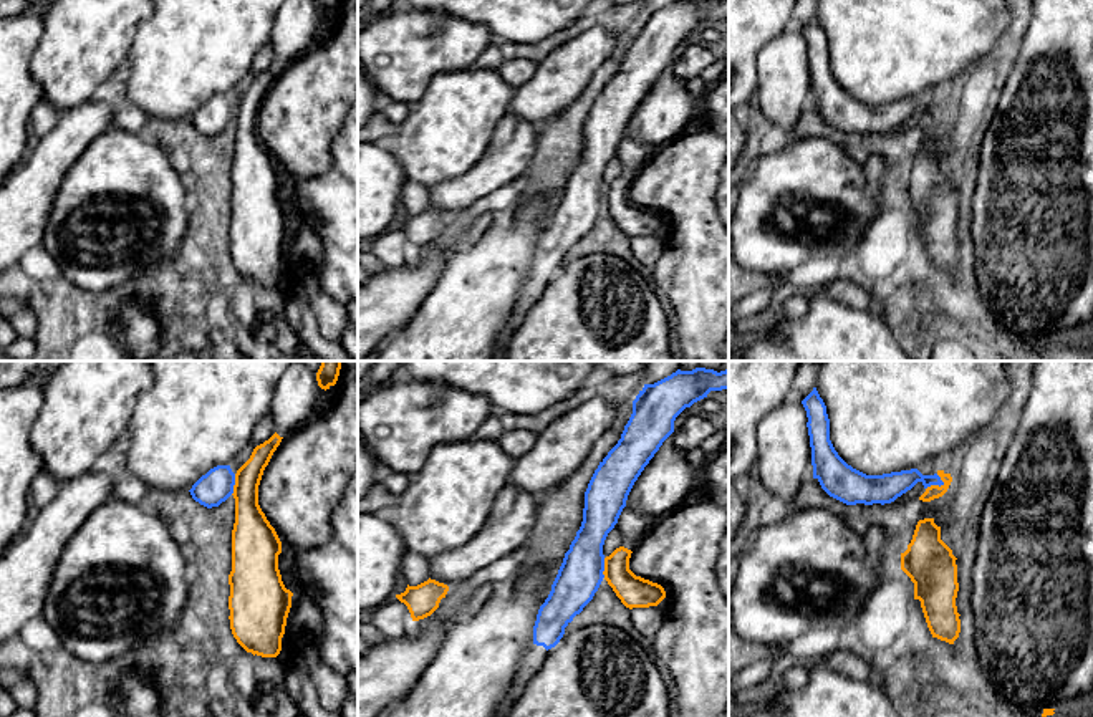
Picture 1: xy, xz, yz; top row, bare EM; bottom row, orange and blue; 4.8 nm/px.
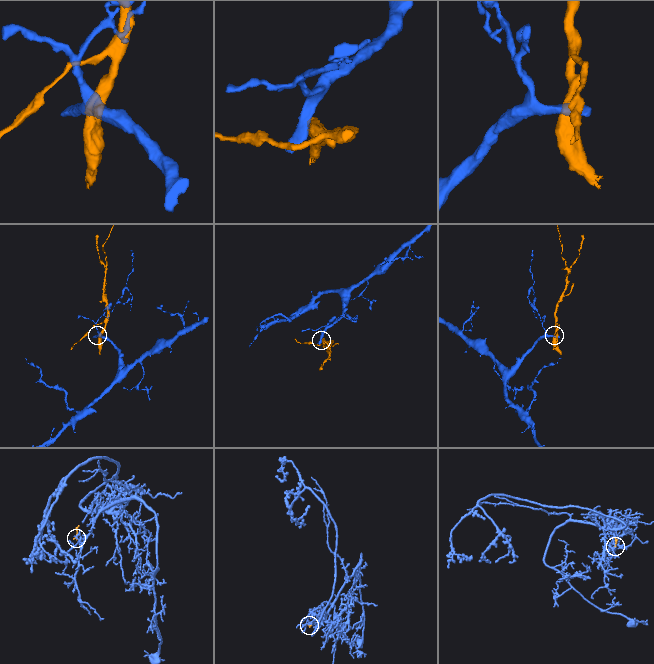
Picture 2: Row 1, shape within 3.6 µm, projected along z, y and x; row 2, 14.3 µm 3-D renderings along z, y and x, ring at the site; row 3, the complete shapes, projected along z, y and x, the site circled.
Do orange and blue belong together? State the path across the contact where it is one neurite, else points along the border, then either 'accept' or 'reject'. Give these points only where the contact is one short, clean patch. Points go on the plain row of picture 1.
reject

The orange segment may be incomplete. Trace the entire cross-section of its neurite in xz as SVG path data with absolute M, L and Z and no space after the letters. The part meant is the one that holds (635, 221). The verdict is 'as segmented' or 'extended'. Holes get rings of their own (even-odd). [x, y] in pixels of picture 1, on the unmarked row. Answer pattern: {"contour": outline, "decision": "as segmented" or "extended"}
{"contour": "M619 176L606 185L604 209L626 237L657 235L666 227L666 220L661 214L636 205L629 199L631 182L631 179Z", "decision": "as segmented"}

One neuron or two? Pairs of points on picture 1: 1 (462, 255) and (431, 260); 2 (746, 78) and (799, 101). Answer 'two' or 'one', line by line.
1: two
2: two

